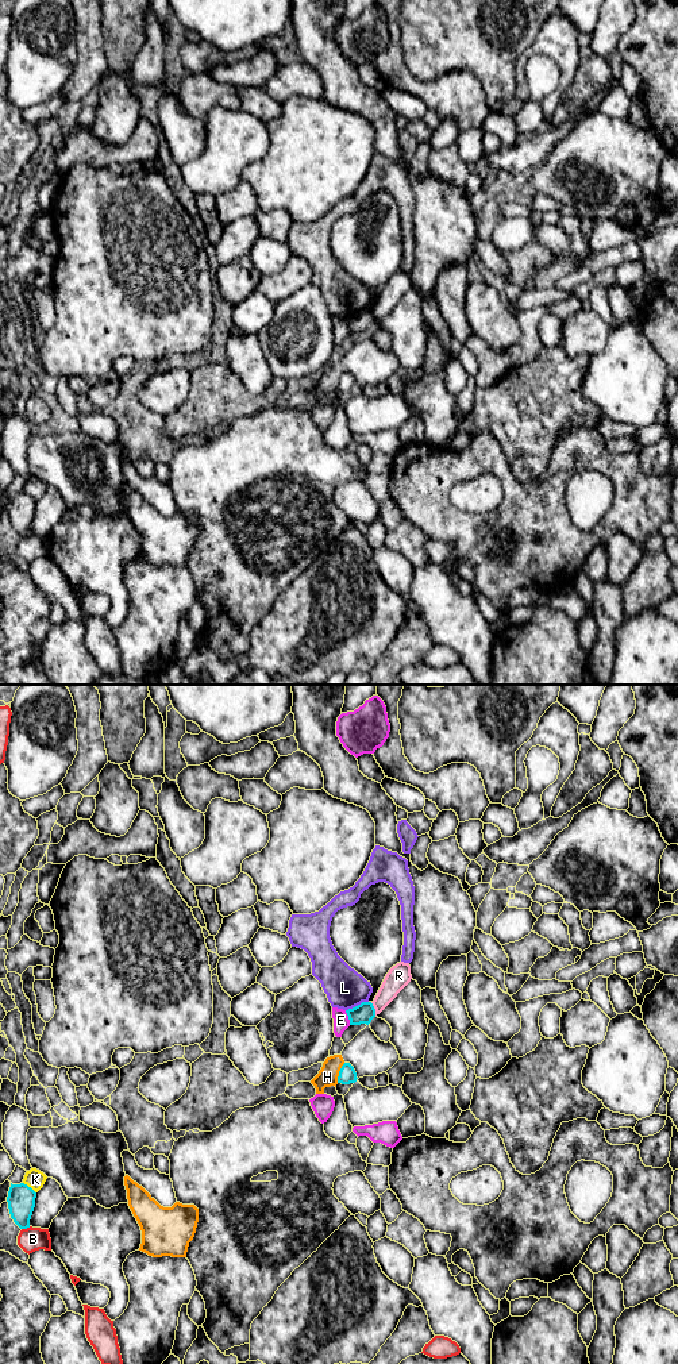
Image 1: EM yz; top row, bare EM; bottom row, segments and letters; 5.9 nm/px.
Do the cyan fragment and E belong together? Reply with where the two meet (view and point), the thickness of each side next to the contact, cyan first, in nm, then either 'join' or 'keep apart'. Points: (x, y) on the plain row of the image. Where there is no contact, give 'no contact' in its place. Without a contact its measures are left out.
yz (349, 326) | 120/100 nm | keep apart

